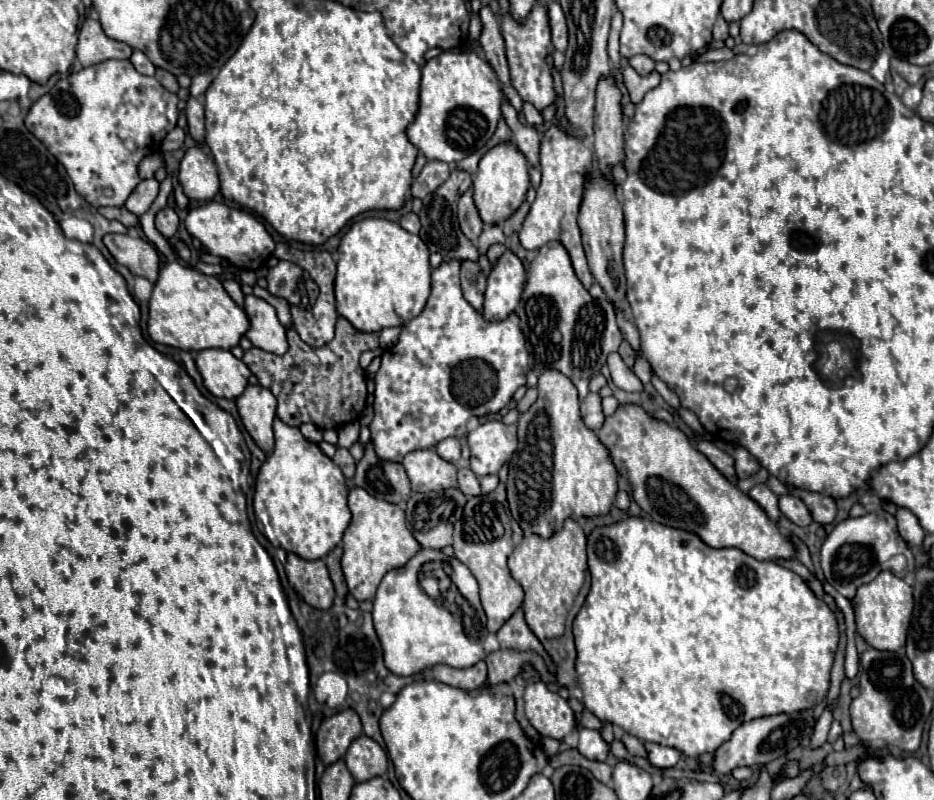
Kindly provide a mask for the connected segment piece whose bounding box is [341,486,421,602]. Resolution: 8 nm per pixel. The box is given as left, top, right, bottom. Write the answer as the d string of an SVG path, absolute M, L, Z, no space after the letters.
M363 488L349 490L351 524L343 536L343 574L349 592L361 600L373 600L385 572L405 566L419 550L419 542L405 526L405 512L397 504L389 504L371 496Z

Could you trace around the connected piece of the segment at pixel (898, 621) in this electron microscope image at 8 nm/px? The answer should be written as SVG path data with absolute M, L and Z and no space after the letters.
M885 570L873 582L857 588L857 594L851 600L851 606L855 610L857 632L865 638L869 646L877 650L891 650L891 652L905 646L907 628L913 612L913 588L905 580Z

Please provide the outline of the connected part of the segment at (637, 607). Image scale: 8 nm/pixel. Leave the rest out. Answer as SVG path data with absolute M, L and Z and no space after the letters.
M629 516L609 526L597 526L587 536L587 556L591 572L591 590L573 622L573 634L577 644L575 668L577 684L583 694L583 706L591 710L599 720L607 720L615 726L621 726L639 740L673 746L679 752L697 758L699 754L715 752L745 720L771 716L777 712L797 712L805 708L815 708L827 696L829 674L839 642L837 618L833 610L823 600L819 600L793 570L775 562L755 560L735 548L711 548L695 532L671 528L641 516Z

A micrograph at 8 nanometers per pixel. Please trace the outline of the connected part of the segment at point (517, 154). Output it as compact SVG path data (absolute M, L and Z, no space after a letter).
M501 142L485 152L479 160L479 168L473 180L473 198L475 206L487 224L501 224L507 220L525 200L529 188L529 162L523 152L513 142Z

